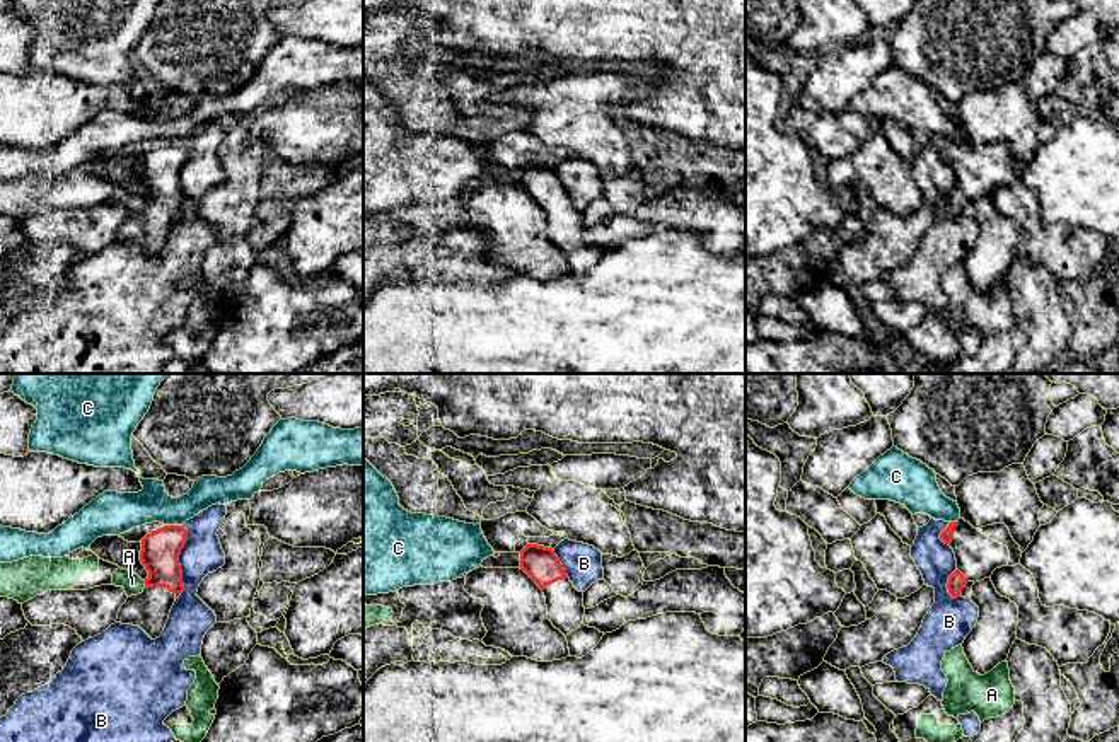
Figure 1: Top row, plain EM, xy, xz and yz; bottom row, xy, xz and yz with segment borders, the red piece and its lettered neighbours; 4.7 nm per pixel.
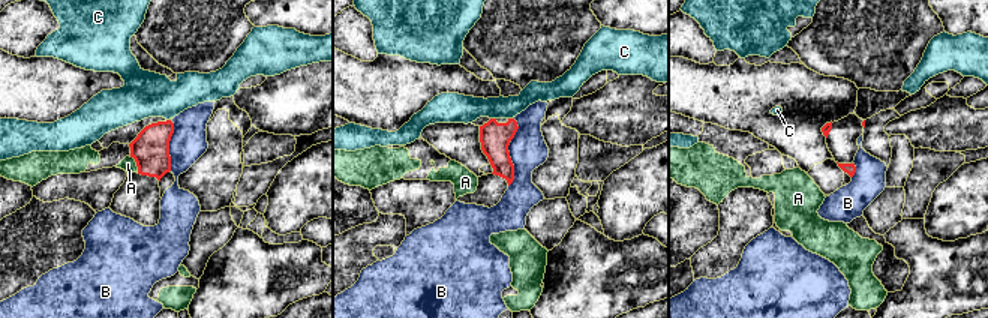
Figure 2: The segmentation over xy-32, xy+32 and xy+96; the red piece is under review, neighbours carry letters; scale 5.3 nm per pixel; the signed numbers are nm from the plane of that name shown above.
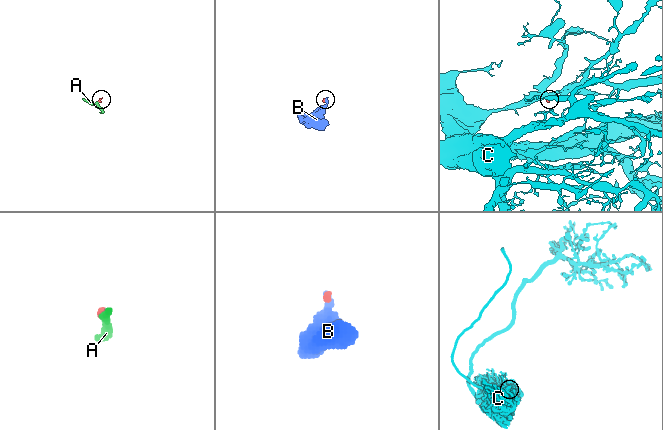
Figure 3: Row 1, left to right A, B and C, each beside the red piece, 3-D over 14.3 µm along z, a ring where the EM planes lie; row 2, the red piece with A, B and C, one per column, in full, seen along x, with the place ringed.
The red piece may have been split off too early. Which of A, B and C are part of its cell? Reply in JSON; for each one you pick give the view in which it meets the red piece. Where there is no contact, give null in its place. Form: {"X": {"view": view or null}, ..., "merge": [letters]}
{"merge": []}

